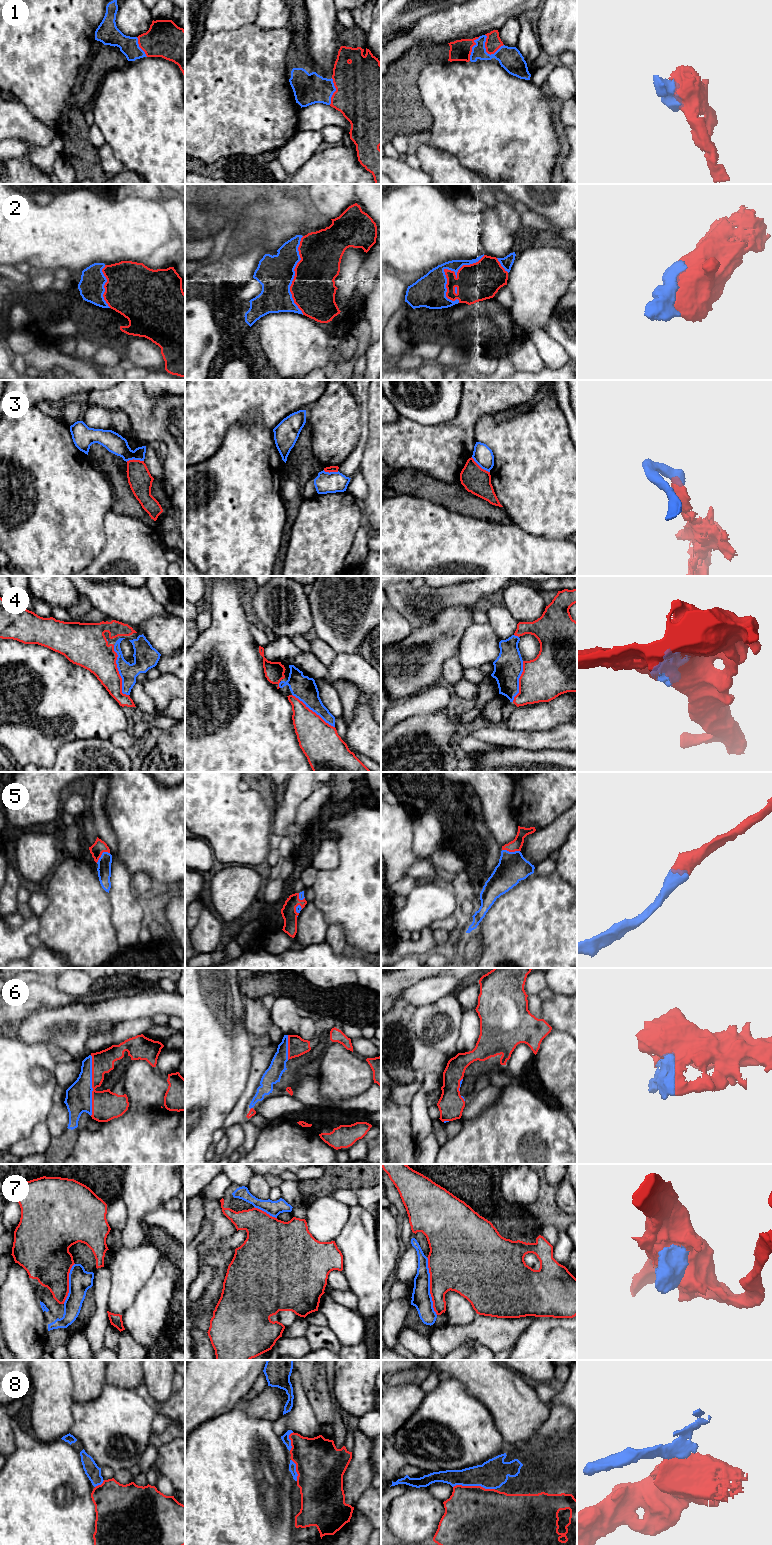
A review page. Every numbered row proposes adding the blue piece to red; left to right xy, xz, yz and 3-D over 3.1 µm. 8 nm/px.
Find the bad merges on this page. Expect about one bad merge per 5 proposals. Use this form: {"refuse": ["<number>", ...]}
{"refuse": ["3", "8"]}

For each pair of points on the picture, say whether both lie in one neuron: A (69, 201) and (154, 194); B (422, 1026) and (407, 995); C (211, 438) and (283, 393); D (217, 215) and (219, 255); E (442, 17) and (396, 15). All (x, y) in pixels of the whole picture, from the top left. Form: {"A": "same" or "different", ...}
{"A": "different", "B": "different", "C": "same", "D": "different", "E": "different"}

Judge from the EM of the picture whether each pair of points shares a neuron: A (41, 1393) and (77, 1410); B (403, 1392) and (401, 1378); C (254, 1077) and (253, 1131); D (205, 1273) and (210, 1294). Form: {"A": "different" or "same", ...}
{"A": "different", "B": "different", "C": "same", "D": "different"}

